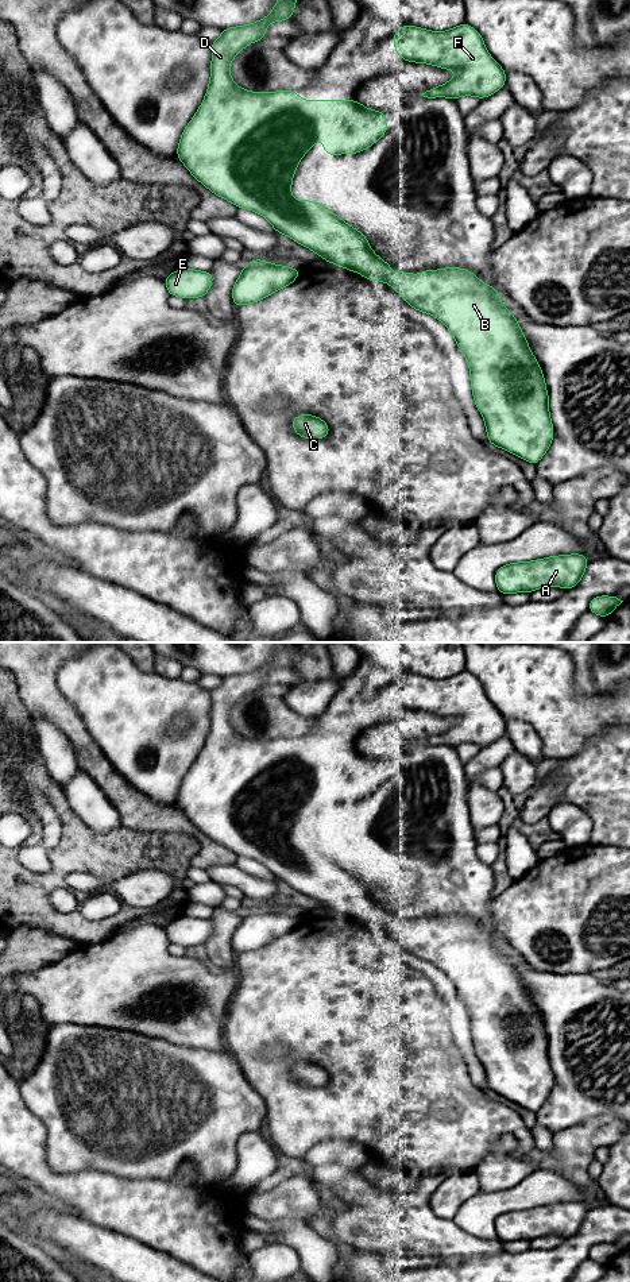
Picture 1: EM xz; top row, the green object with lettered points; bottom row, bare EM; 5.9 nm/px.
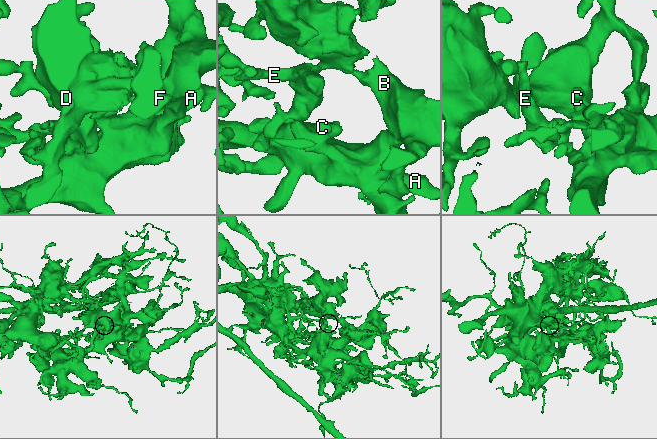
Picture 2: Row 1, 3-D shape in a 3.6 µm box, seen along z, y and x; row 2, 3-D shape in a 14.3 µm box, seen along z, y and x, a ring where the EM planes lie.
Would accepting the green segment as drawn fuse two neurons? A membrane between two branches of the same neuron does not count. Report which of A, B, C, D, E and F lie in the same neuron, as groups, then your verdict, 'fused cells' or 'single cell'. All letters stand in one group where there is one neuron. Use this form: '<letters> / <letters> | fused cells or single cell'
A B C D E F | single cell

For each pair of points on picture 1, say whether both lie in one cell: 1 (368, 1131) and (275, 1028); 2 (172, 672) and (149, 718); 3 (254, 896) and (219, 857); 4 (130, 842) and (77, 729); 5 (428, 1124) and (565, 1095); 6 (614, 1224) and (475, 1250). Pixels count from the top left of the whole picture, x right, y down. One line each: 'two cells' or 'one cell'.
1: one cell
2: two cells
3: two cells
4: two cells
5: two cells
6: two cells

